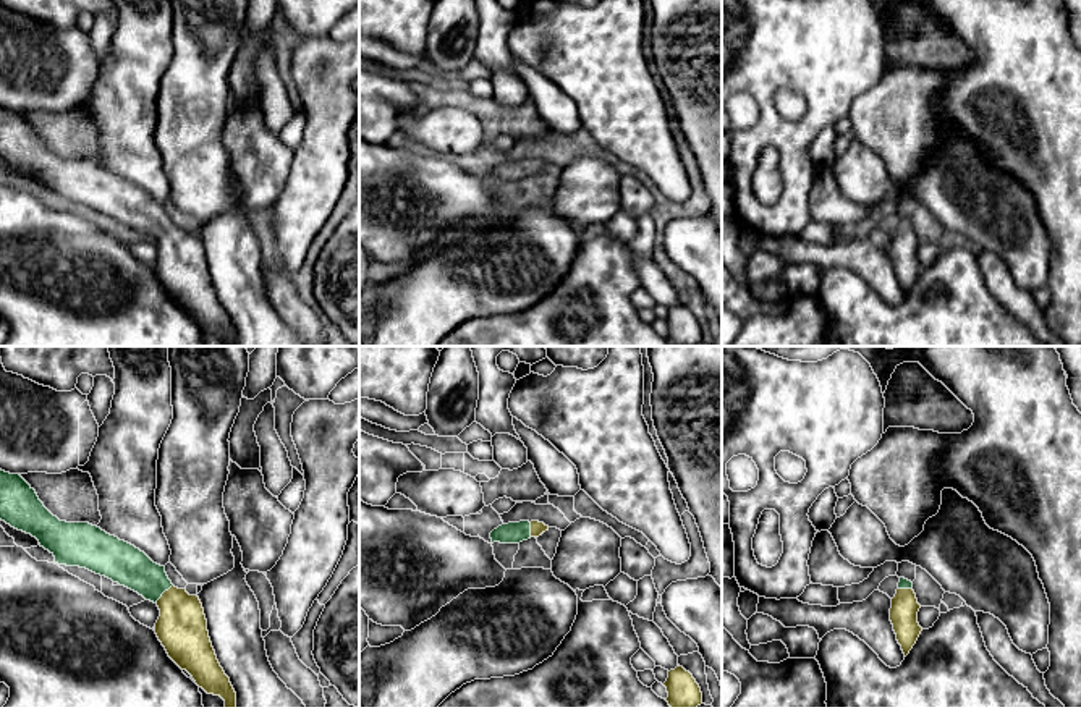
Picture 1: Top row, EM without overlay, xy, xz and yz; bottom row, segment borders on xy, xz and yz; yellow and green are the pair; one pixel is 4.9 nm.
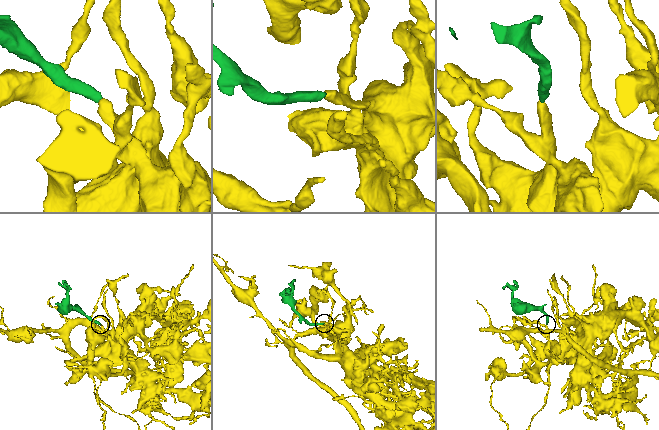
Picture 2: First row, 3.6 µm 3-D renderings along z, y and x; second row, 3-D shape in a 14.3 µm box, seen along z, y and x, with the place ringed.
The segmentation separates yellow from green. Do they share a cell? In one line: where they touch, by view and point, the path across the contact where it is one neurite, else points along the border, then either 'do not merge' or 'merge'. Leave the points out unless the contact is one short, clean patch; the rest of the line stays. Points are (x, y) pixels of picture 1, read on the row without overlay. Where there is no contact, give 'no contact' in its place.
meets yellow in xy at (162, 232); runs through xy (182, 266), (180, 249), (162, 232), (144, 214), (123, 201); merge

